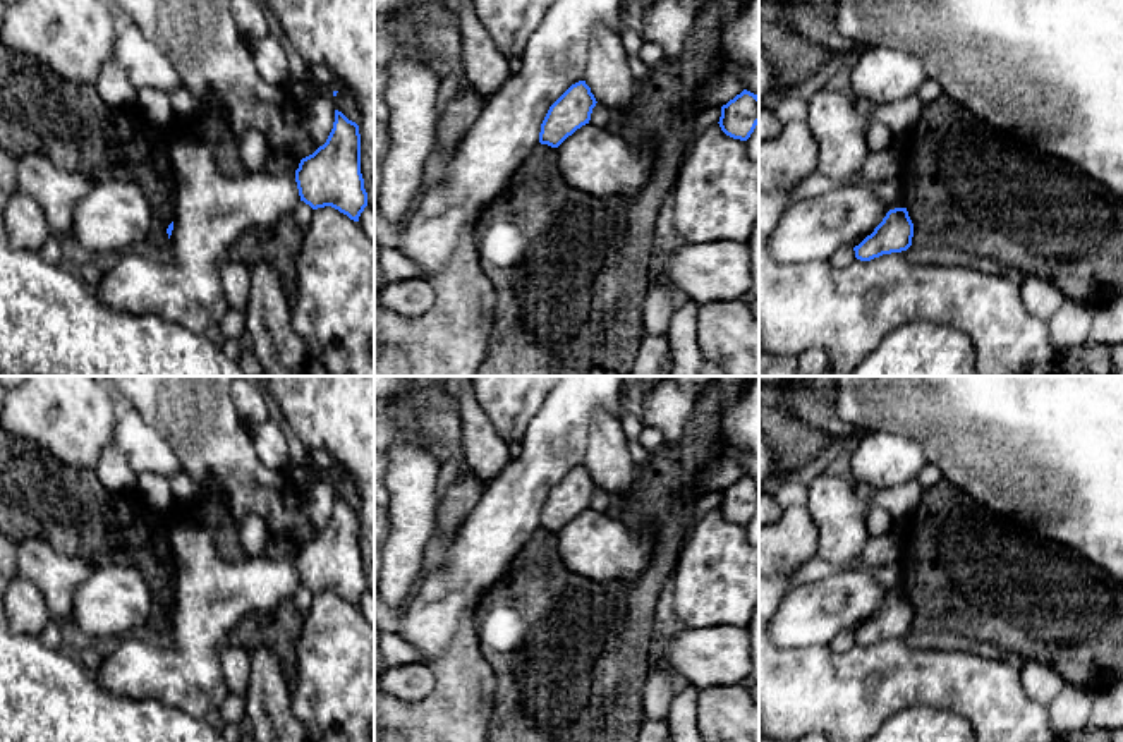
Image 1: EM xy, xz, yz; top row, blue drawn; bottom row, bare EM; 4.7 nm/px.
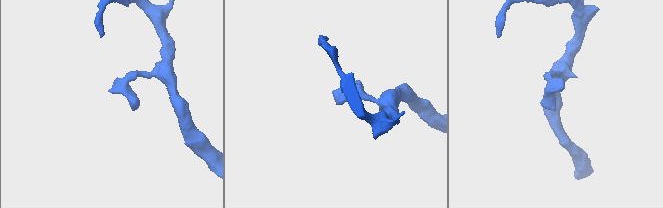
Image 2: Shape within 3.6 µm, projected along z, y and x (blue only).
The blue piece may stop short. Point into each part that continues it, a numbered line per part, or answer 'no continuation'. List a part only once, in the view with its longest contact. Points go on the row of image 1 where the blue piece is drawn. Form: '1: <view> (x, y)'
no continuation

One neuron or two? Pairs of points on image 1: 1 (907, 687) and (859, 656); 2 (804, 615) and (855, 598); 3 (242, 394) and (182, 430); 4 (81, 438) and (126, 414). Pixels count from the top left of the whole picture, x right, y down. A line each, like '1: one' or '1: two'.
1: one
2: one
3: two
4: two

